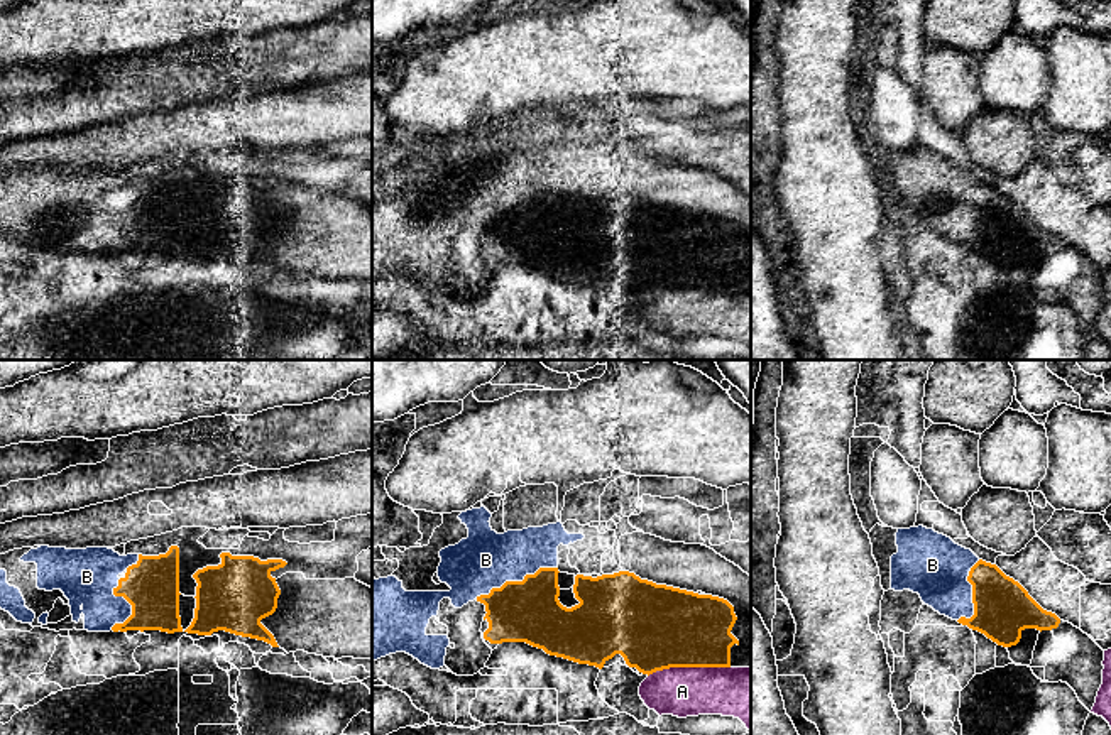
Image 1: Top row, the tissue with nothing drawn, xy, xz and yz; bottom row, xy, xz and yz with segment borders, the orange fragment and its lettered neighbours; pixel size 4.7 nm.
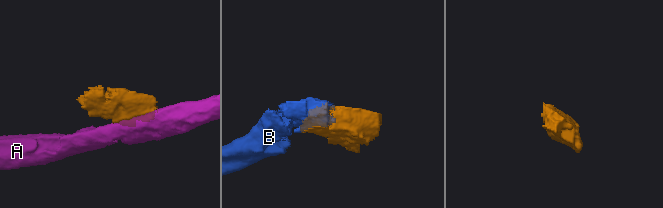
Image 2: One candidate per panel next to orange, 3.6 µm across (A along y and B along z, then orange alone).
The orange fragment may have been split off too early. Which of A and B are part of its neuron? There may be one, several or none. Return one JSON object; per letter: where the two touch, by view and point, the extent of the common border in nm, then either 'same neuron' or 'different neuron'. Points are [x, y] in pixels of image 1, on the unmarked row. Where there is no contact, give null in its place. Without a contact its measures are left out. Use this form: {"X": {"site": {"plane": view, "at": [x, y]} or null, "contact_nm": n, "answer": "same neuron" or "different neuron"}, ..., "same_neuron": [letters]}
{"A": {"site": {"plane": "xz", "at": [689, 288]}, "contact_nm": 400, "answer": "different neuron"}, "B": {"site": {"plane": "xz", "at": [516, 203]}, "contact_nm": 420, "answer": "same neuron"}, "same_neuron": ["B"]}

